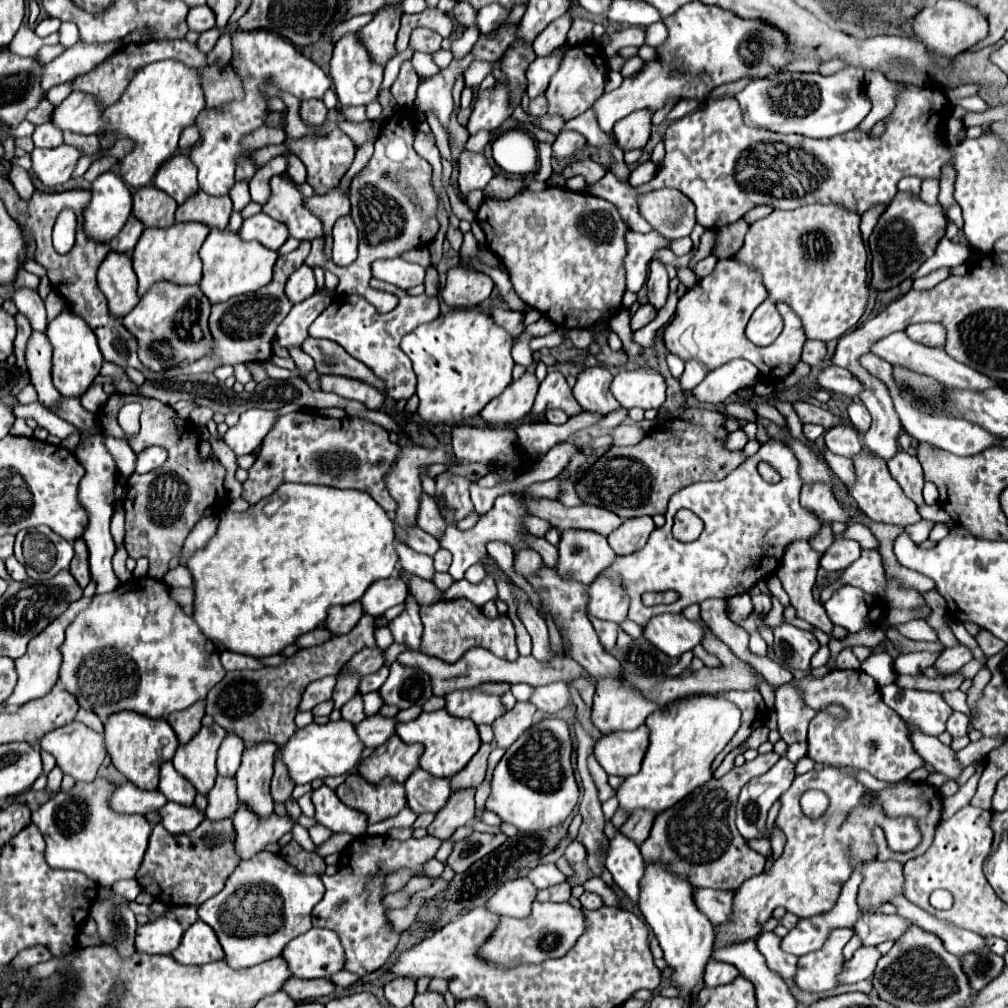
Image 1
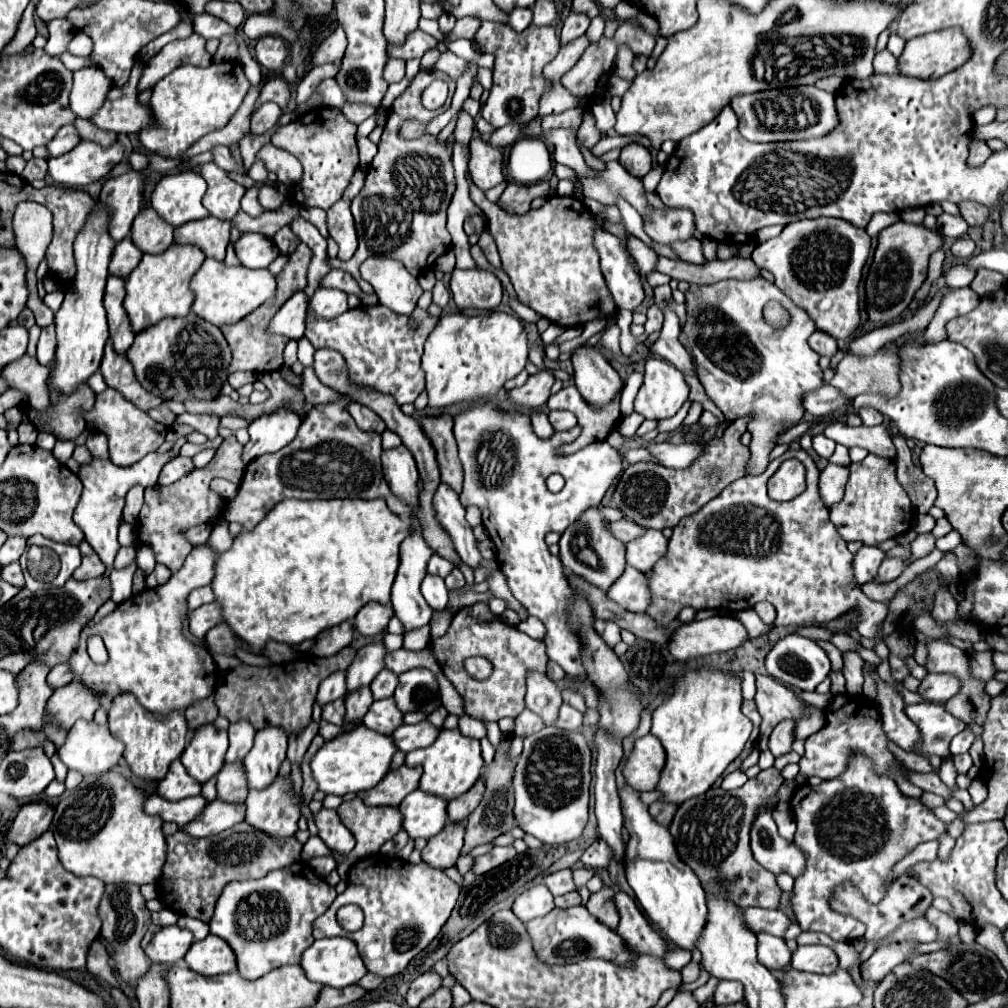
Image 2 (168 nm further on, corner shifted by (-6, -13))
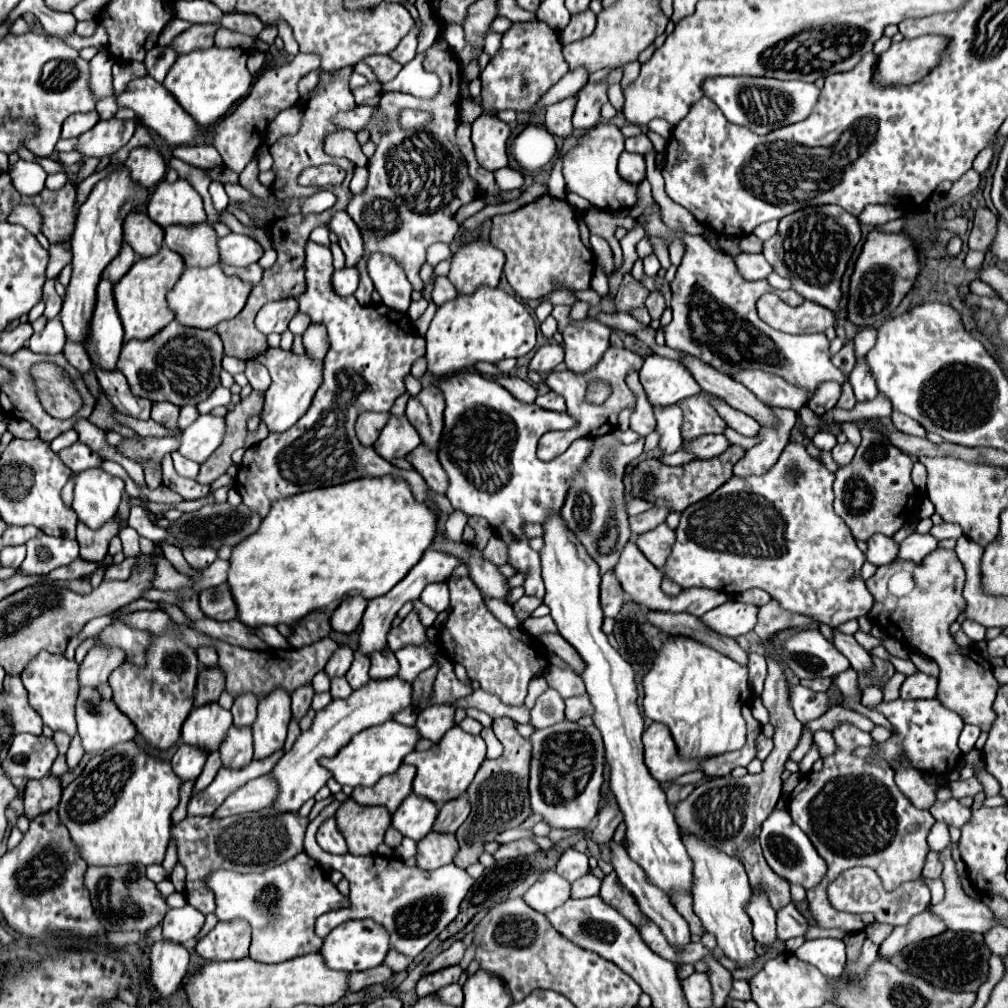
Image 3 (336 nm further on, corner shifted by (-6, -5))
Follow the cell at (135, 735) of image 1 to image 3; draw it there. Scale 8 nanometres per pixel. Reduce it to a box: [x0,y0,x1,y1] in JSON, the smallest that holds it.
[108,633,198,751]

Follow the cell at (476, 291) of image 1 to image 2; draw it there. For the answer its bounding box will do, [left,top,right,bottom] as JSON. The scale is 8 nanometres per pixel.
[450,269,504,309]

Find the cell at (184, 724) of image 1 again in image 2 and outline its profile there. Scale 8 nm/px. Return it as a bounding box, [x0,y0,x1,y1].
[184,697,218,731]

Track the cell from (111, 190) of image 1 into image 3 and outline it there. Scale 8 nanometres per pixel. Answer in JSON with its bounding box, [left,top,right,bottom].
[124,147,166,187]

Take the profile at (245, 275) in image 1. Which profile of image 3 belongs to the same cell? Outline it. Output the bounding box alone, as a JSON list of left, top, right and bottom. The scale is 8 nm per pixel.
[168,265,252,329]

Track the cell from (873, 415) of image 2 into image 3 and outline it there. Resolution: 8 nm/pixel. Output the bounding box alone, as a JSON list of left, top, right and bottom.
[850,361,878,403]

